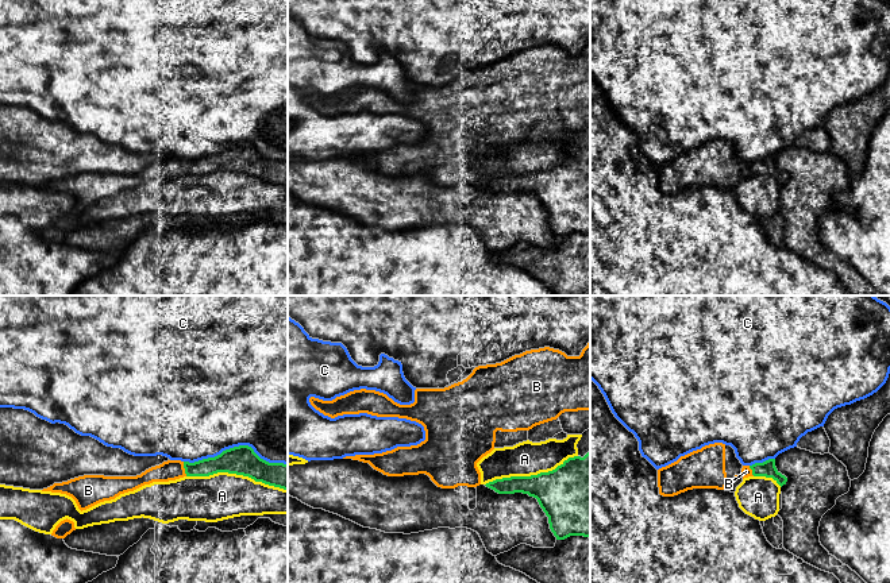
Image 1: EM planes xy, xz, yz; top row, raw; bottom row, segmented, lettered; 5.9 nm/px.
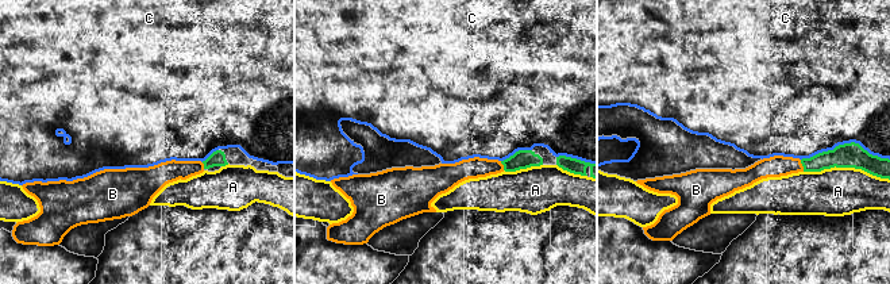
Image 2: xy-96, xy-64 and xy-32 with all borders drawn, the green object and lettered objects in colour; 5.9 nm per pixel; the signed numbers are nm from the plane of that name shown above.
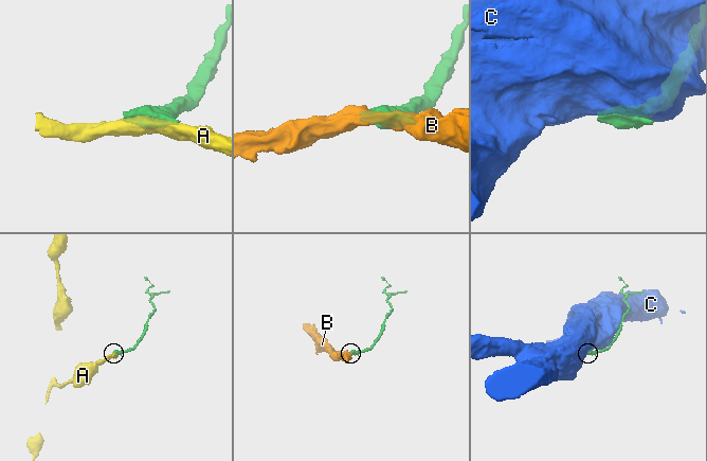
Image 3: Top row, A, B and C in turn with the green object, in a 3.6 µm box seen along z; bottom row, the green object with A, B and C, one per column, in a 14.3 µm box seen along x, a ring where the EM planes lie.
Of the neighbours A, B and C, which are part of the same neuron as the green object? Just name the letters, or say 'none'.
B

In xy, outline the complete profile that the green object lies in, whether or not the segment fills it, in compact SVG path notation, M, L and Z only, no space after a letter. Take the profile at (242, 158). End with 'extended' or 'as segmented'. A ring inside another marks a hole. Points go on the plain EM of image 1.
M239 143L226 147L215 155L194 161L167 158L136 174L84 173L54 181L42 189L69 193L82 209L153 179L169 179L184 174L209 174L217 170L243 173L255 179L288 188L288 162L269 161L261 157L251 144Z; extended

